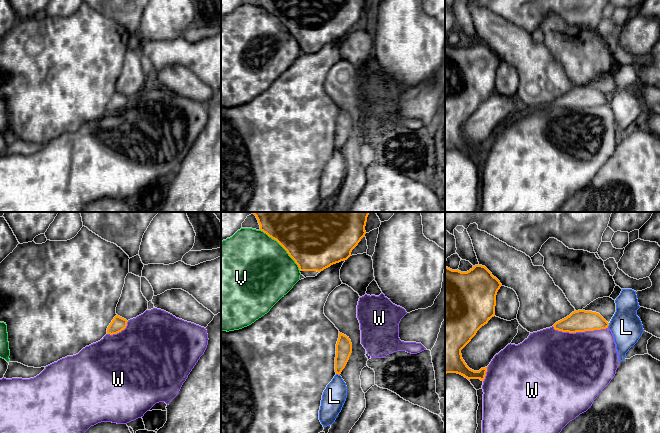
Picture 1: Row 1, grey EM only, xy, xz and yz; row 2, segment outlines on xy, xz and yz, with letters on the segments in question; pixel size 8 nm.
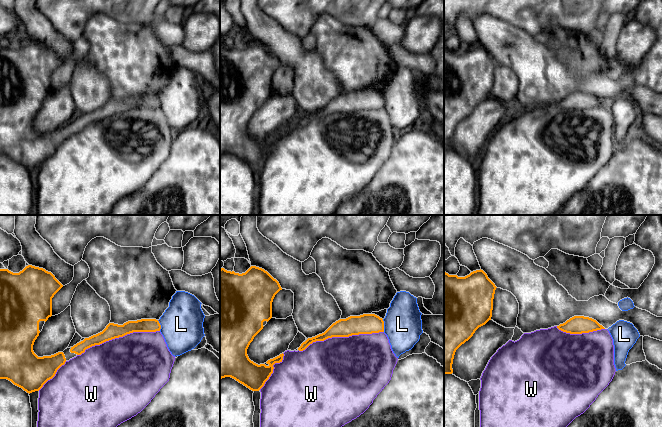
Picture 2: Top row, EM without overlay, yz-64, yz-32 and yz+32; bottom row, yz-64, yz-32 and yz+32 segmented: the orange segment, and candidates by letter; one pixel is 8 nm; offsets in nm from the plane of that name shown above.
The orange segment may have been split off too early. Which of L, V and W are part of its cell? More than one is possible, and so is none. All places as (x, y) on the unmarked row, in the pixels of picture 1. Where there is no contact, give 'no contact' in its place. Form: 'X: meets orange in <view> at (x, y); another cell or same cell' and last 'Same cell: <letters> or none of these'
L: meets orange in yz at (608, 101); another cell
V: meets orange in xz at (283, 23); another cell
W: meets orange in yz at (580, 107); another cell
Same cell: none of these

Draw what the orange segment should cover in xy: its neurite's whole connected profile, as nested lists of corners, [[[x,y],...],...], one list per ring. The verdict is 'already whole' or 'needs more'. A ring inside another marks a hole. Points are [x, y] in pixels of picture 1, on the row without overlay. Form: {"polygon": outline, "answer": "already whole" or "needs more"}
{"polygon": [[[116,91],[107,104],[107,110],[113,111],[121,108],[127,102],[127,96]]], "answer": "already whole"}

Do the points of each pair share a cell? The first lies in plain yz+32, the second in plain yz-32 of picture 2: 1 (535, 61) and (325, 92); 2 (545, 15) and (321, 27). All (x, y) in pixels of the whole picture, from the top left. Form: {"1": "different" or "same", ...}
{"1": "same", "2": "different"}

